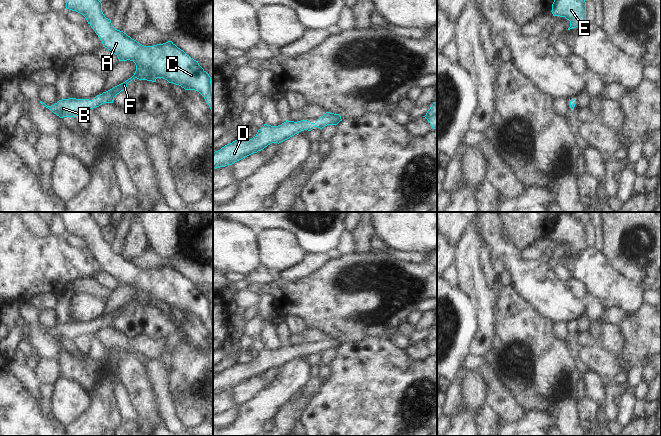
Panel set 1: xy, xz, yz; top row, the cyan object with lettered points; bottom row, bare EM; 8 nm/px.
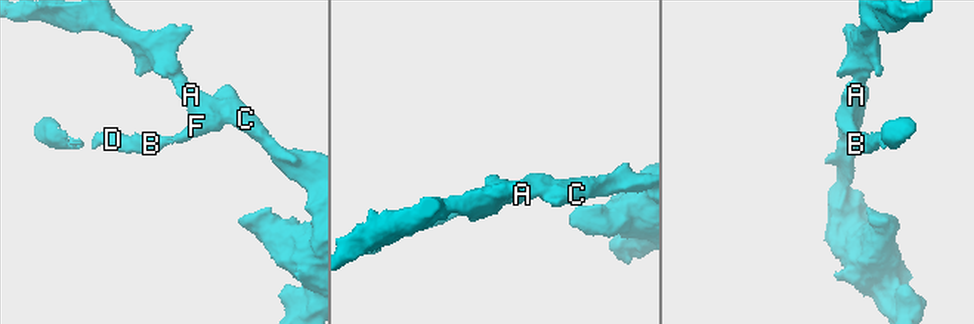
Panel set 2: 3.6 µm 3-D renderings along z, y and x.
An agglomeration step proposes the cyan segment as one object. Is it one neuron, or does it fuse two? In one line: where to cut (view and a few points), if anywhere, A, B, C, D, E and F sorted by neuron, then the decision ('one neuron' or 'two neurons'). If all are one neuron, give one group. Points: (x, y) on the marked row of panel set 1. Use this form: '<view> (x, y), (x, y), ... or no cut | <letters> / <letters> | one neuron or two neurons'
no cut | A B C D E F | one neuron

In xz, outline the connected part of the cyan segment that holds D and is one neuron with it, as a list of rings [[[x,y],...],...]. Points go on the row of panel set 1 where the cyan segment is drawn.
[[[326,112],[315,123],[303,119],[297,122],[286,120],[278,126],[264,124],[252,139],[235,140],[215,151],[213,153],[213,170],[232,165],[253,153],[263,150],[272,143],[279,144],[301,131],[311,131],[315,126],[322,129],[327,125],[337,125],[340,121],[342,119],[339,114]]]

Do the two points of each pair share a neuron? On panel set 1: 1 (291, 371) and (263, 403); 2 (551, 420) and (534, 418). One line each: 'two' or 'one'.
1: one
2: one

